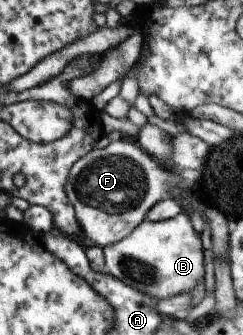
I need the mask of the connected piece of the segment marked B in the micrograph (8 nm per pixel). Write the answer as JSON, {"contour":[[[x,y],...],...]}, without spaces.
{"contour":[[[187,210],[168,221],[153,222],[146,219],[130,236],[125,237],[121,242],[106,246],[104,251],[108,273],[156,300],[168,299],[180,293],[191,294],[204,279],[204,263],[206,263],[204,245],[202,245],[202,237],[190,221]]]}

